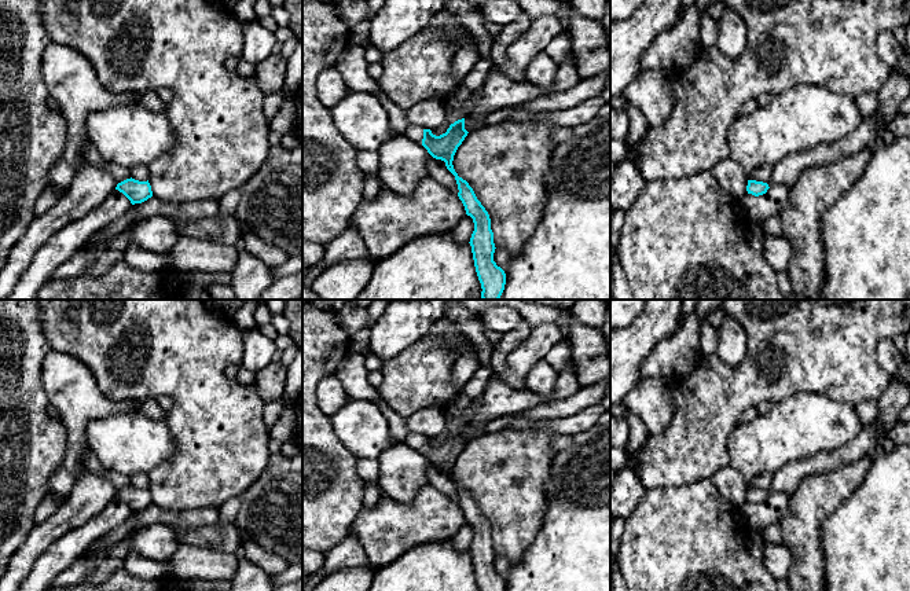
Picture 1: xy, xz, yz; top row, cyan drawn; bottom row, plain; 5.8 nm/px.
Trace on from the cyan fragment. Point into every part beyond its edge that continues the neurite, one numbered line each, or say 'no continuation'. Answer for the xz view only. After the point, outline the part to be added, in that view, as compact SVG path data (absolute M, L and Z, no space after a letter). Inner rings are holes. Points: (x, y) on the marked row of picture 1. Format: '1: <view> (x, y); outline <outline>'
1: xz (414, 132); outline M410 124L410 126L406 129L406 136L422 146L423 129L425 129L423 126Z

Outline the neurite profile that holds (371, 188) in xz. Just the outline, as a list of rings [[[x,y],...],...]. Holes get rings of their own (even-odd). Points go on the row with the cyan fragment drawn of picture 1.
[[[366,175],[364,177],[364,188],[363,188],[363,199],[374,201],[379,194],[381,180],[374,175]]]

